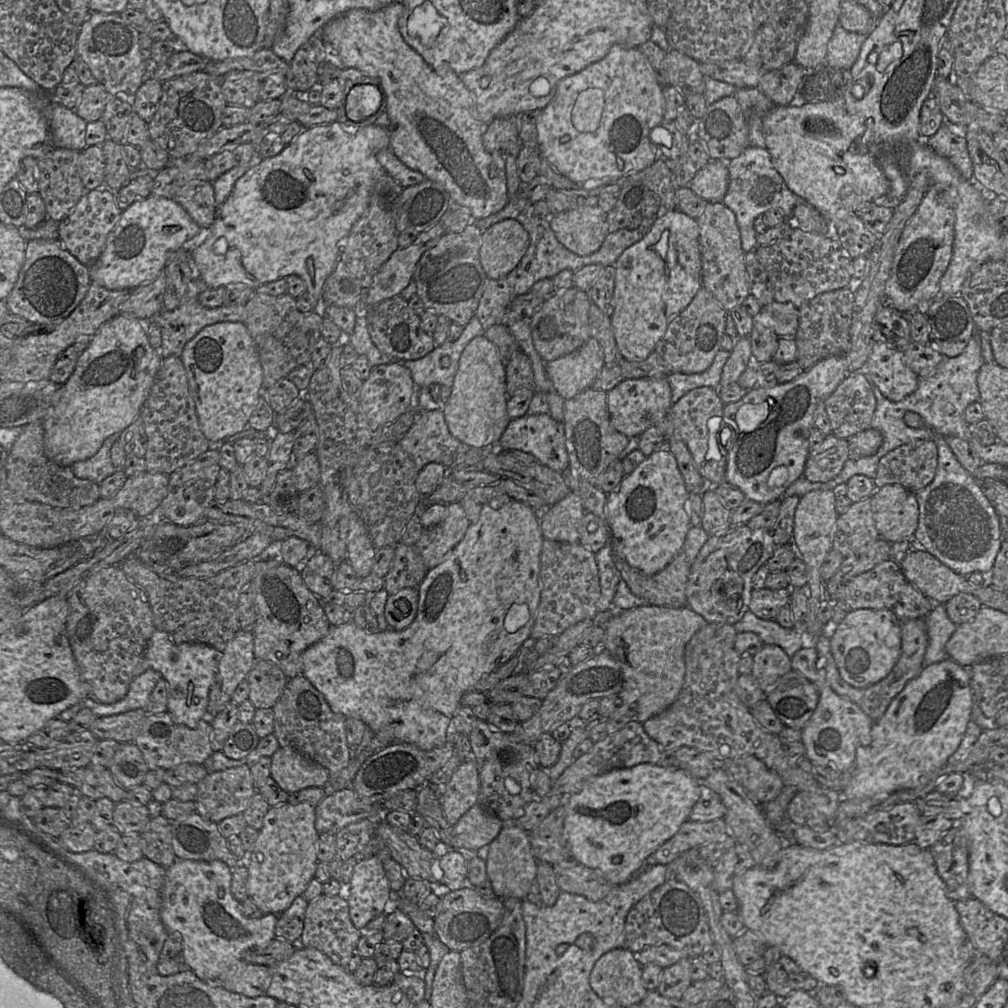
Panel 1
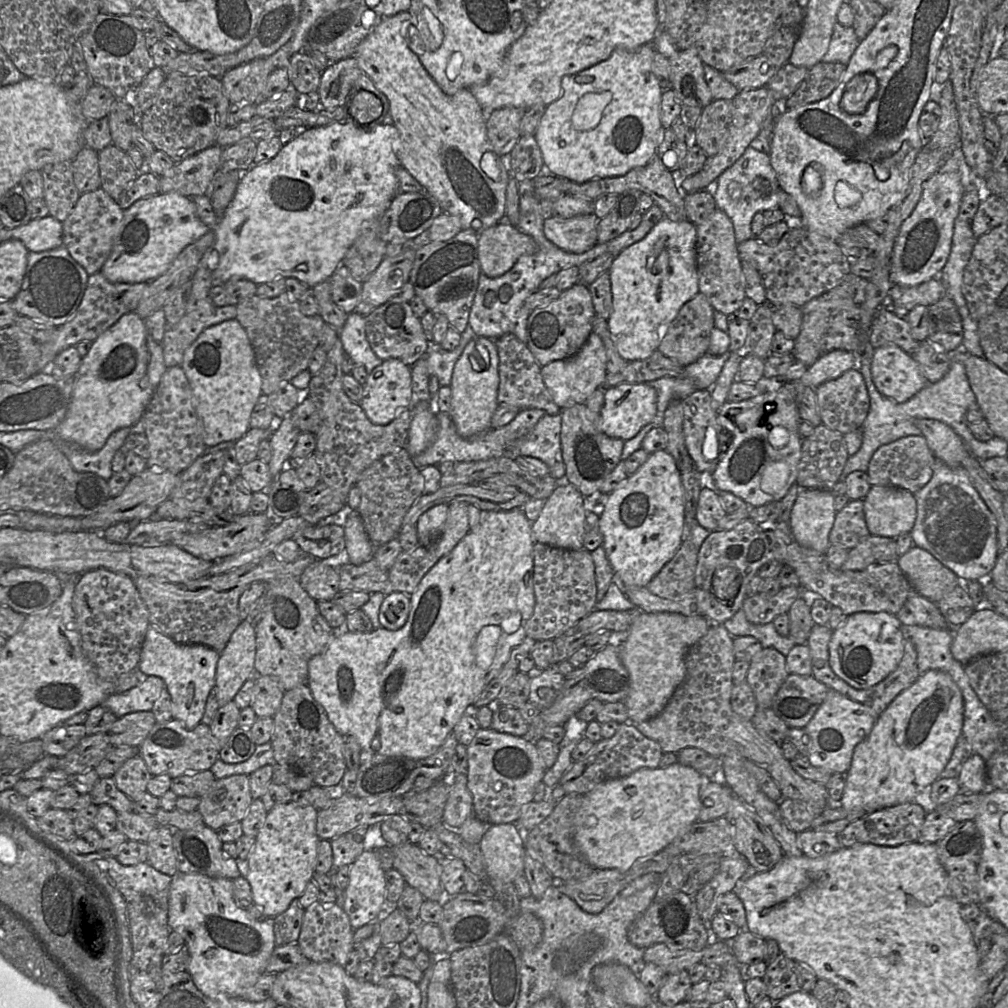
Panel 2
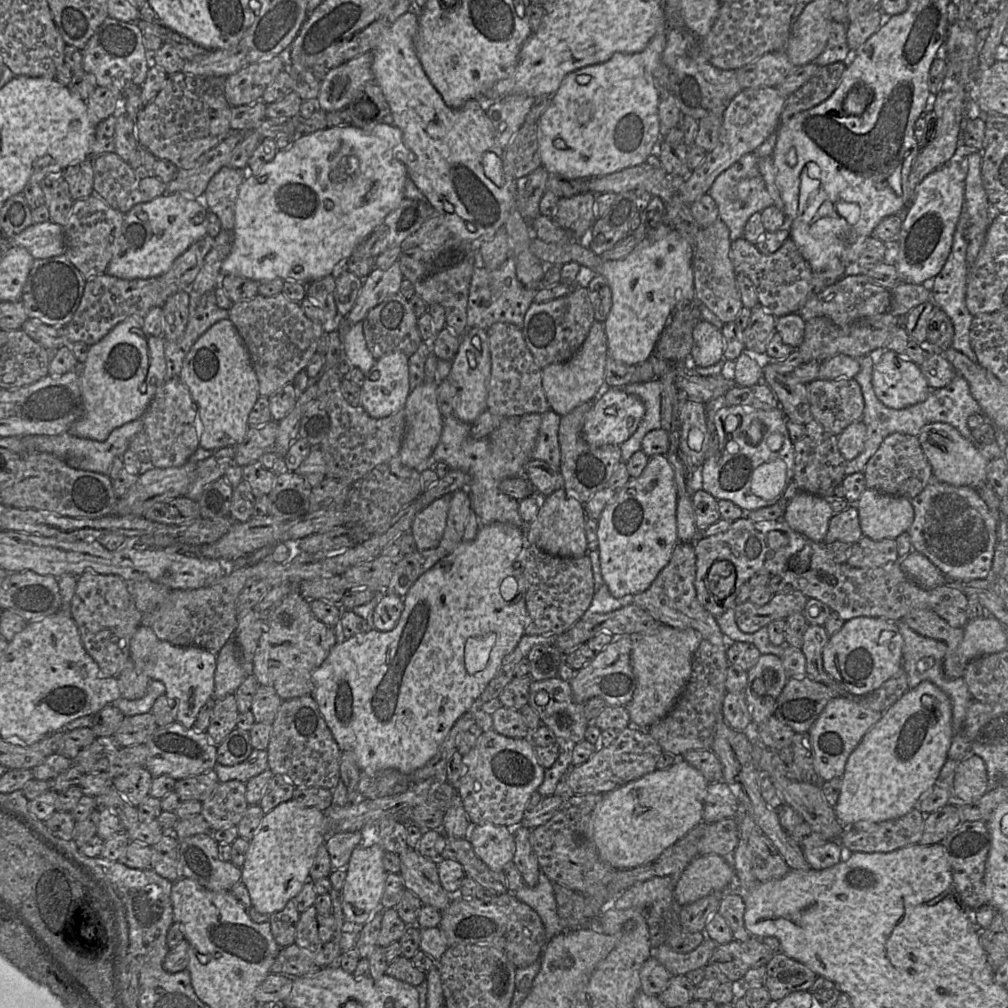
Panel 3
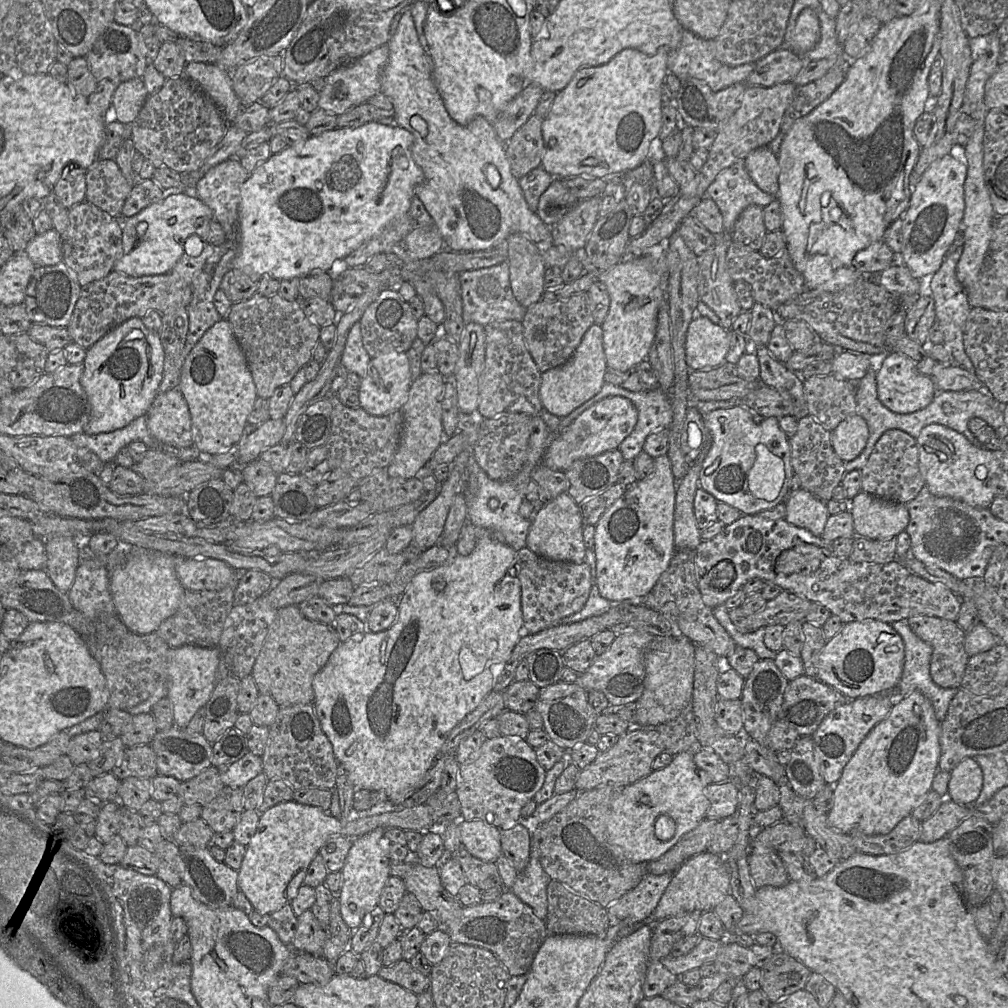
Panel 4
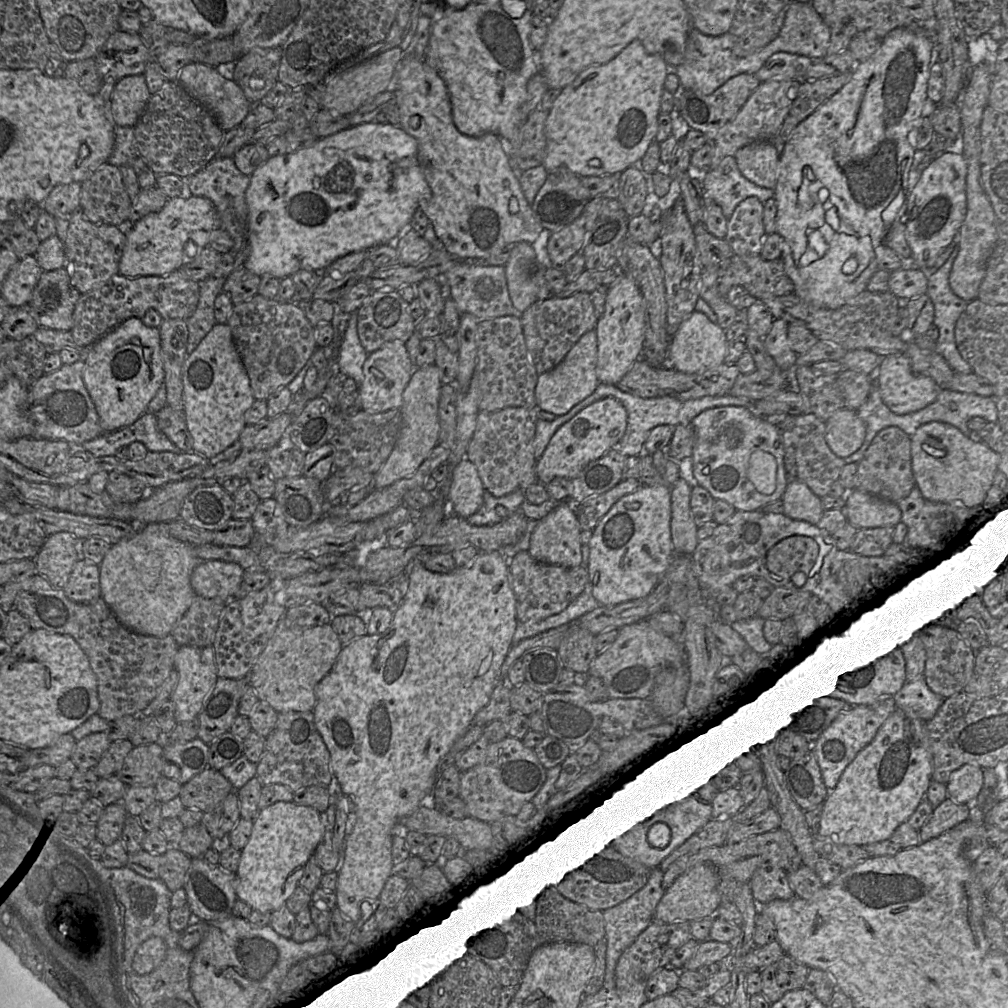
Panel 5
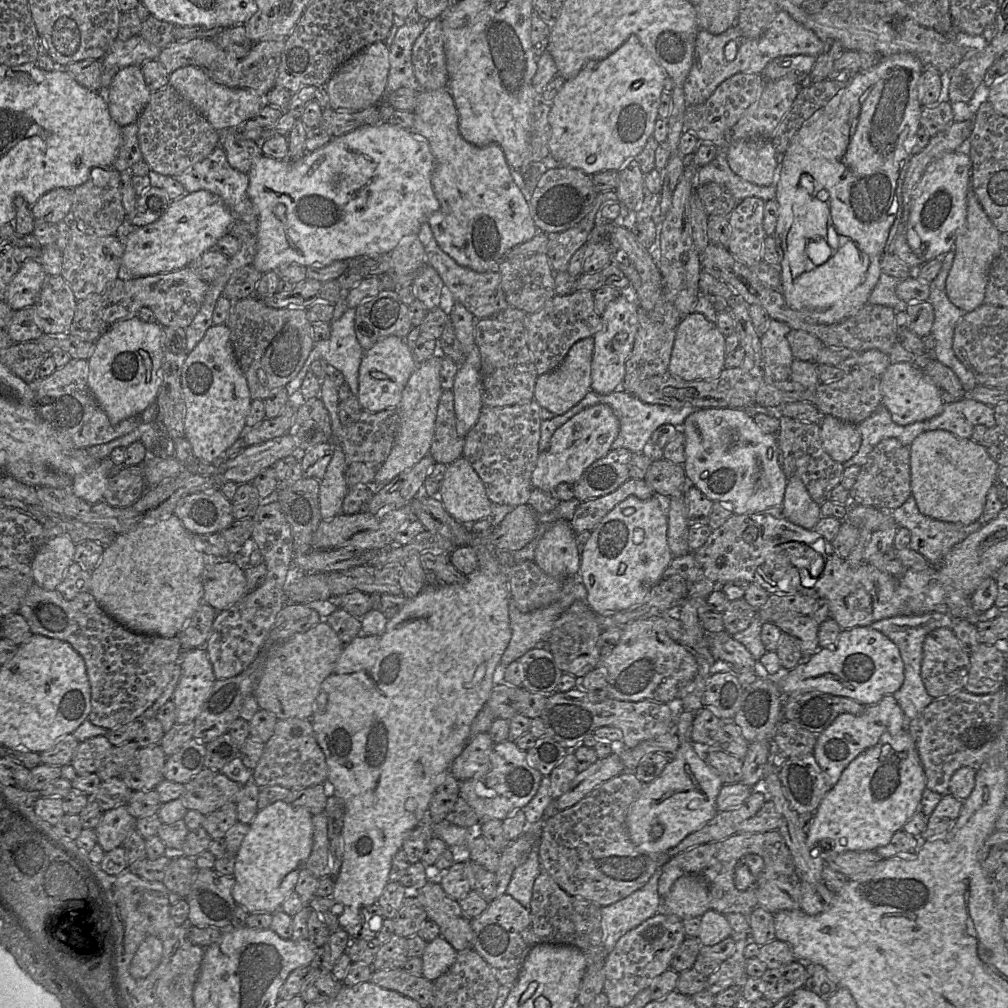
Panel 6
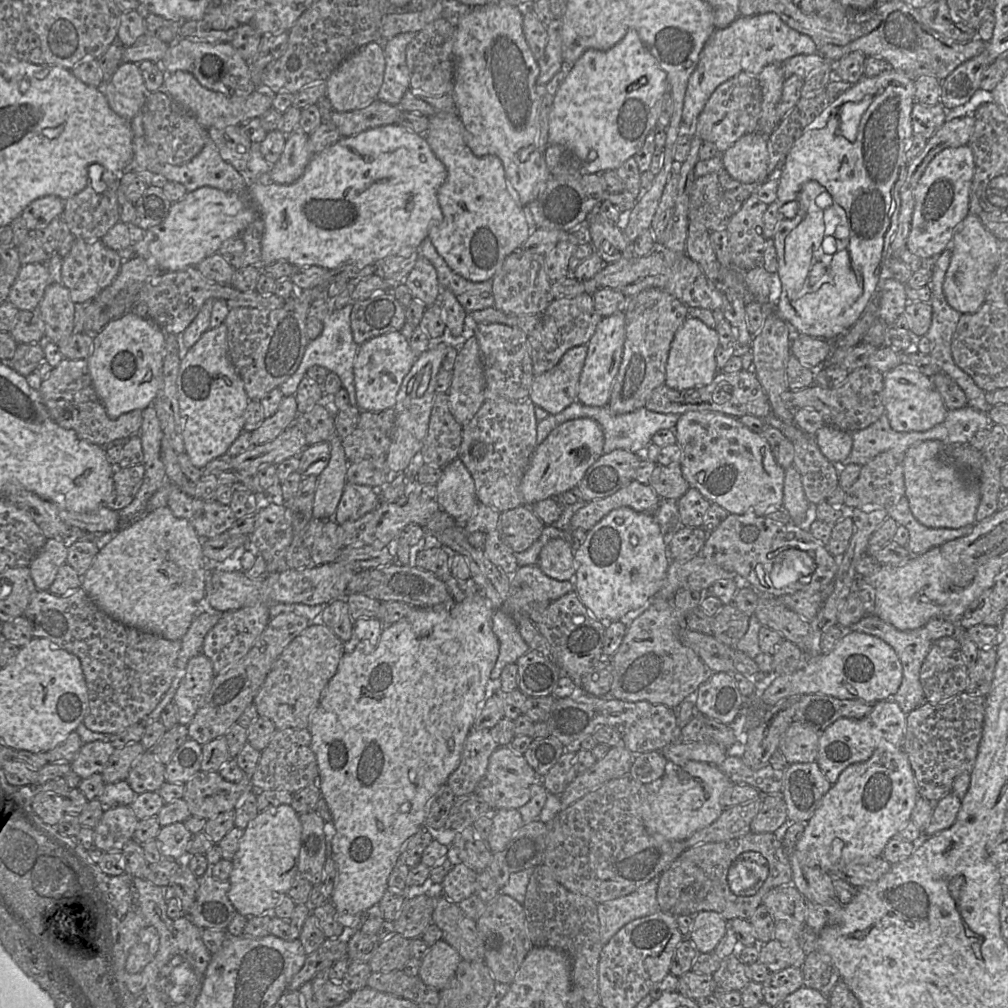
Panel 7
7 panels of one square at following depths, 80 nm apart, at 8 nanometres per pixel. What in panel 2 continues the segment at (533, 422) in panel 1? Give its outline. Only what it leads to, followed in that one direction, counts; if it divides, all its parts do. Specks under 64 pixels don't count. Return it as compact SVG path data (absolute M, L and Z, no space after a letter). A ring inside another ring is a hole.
M545 414L525 436L509 441L512 458L519 456L538 458L549 467L551 476L556 479L565 478L561 426L561 414Z

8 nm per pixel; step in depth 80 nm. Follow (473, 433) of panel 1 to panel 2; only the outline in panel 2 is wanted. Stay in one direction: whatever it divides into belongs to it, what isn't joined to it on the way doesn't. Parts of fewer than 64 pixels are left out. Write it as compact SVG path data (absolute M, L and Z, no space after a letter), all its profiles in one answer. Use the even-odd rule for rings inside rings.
M475 336L457 360L450 385L452 398L449 414L461 437L472 438L492 429L491 420L499 406L499 382L499 355L495 342L483 336Z

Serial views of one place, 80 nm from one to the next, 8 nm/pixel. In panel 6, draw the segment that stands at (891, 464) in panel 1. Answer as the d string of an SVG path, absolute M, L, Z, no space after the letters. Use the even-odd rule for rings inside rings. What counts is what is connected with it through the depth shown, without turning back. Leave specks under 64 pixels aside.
M887 438L879 442L868 454L856 483L849 491L849 501L851 504L892 512L910 497L910 481L910 448L895 438Z

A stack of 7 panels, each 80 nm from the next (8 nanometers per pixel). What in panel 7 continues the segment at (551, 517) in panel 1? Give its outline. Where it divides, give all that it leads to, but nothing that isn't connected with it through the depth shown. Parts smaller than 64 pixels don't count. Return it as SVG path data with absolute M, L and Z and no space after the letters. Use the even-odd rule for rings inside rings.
M551 539L542 548L537 565L548 577L567 581L576 575L574 553L571 544L566 540Z

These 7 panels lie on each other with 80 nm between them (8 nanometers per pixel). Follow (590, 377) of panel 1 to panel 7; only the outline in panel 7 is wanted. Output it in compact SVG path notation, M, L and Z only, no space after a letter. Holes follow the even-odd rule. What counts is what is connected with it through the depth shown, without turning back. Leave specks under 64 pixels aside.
M587 344L573 347L554 368L534 377L528 398L535 406L555 415L577 401L587 351Z

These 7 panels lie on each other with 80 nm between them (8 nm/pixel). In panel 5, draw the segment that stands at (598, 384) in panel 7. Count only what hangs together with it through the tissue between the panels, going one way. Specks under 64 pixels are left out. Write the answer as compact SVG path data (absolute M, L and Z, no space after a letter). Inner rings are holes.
M620 274L608 288L605 312L598 319L596 374L600 383L617 385L631 369L634 362L642 358L645 340L645 301L636 283L628 276Z

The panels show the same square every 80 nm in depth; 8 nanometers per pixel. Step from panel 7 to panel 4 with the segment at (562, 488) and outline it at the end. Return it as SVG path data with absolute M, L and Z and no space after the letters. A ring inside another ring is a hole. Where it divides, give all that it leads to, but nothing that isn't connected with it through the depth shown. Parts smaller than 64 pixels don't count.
M622 396L604 398L583 411L567 428L556 435L548 445L541 463L552 470L567 471L577 460L617 449L634 430L638 410Z

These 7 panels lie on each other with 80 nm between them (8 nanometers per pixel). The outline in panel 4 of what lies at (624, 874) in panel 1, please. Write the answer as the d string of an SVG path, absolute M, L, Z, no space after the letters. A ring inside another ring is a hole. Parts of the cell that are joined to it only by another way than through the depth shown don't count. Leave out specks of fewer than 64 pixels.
M683 751L674 755L671 763L664 768L652 771L648 776L634 784L625 786L611 803L606 822L608 841L611 845L617 846L628 860L634 863L648 863L660 858L674 846L683 835L693 830L706 818L710 801L705 795L705 789L713 782L710 775L695 764L693 760L694 752L695 751ZM660 815L668 815L675 822L675 833L667 841L661 841L655 836L654 824Z

